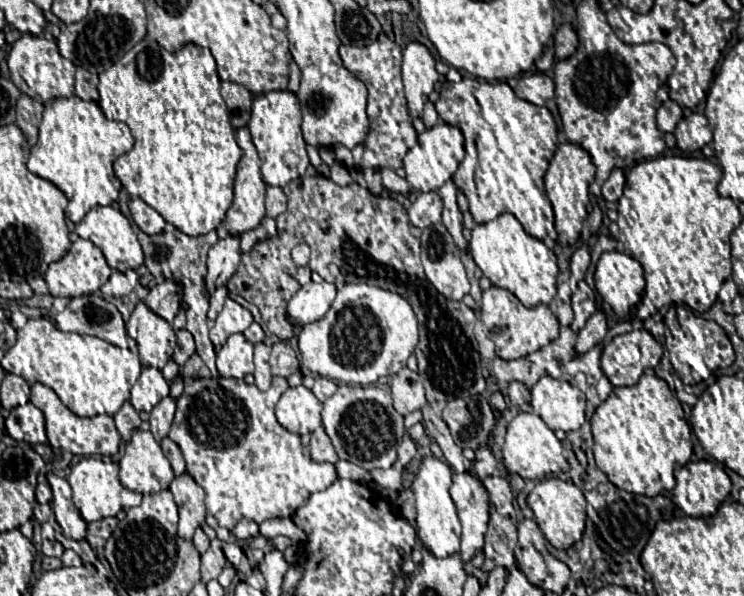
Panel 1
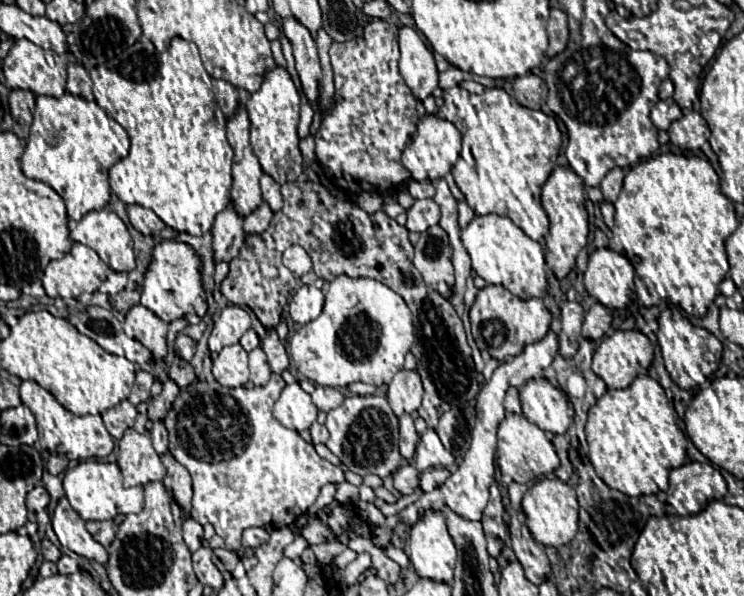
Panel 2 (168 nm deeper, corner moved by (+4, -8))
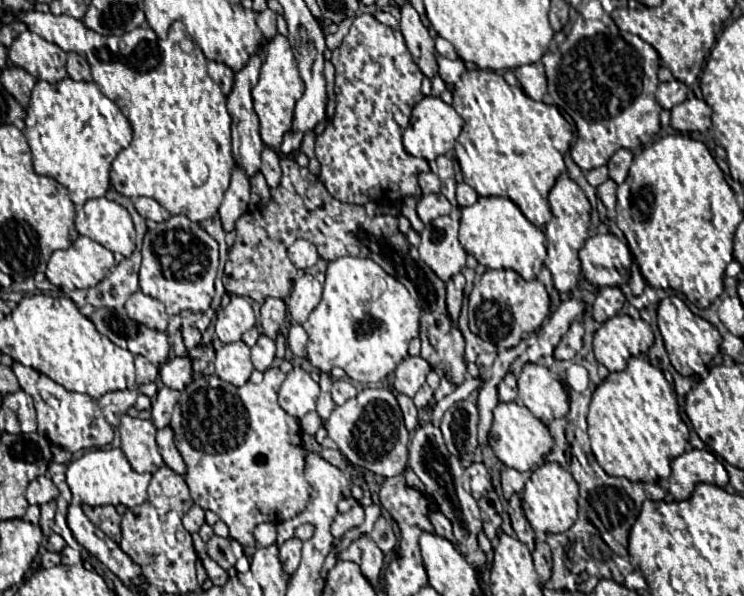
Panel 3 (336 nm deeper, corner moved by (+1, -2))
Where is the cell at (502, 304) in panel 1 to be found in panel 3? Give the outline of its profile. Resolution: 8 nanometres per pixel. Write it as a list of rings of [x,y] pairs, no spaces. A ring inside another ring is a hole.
[[[487,270],[469,296],[469,330],[499,348],[513,348],[549,316],[549,294],[539,280],[523,280],[515,270]]]

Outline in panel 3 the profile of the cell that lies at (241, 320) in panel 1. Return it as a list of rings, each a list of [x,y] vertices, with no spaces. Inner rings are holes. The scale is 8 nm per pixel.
[[[231,296],[229,306],[217,312],[215,334],[221,342],[237,342],[243,332],[255,326],[255,314],[251,304],[241,296]]]

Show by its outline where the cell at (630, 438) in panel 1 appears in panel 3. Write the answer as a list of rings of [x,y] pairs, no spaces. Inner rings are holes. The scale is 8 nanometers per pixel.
[[[629,358],[627,368],[621,372],[611,372],[593,392],[589,414],[589,438],[591,450],[609,476],[623,476],[631,482],[659,482],[669,478],[673,456],[681,456],[687,448],[689,428],[681,420],[677,394],[665,380],[663,372],[643,358]]]

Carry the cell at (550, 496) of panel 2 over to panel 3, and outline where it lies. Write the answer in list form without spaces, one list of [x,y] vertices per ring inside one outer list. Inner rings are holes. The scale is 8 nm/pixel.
[[[543,462],[539,468],[533,470],[529,480],[525,482],[521,504],[535,532],[559,534],[569,530],[577,520],[577,498],[579,498],[579,488],[573,476],[557,462]]]

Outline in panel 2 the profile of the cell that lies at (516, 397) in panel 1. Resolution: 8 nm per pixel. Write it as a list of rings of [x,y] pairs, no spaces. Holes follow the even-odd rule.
[[[508,388],[506,400],[504,400],[504,408],[506,408],[506,412],[520,414],[520,398],[518,398],[518,390],[516,388]]]

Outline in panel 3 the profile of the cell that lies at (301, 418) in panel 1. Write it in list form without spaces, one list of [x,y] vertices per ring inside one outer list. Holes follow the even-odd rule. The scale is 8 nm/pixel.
[[[295,366],[279,390],[281,408],[291,414],[303,418],[307,412],[315,410],[315,402],[319,396],[319,384],[299,366]]]

